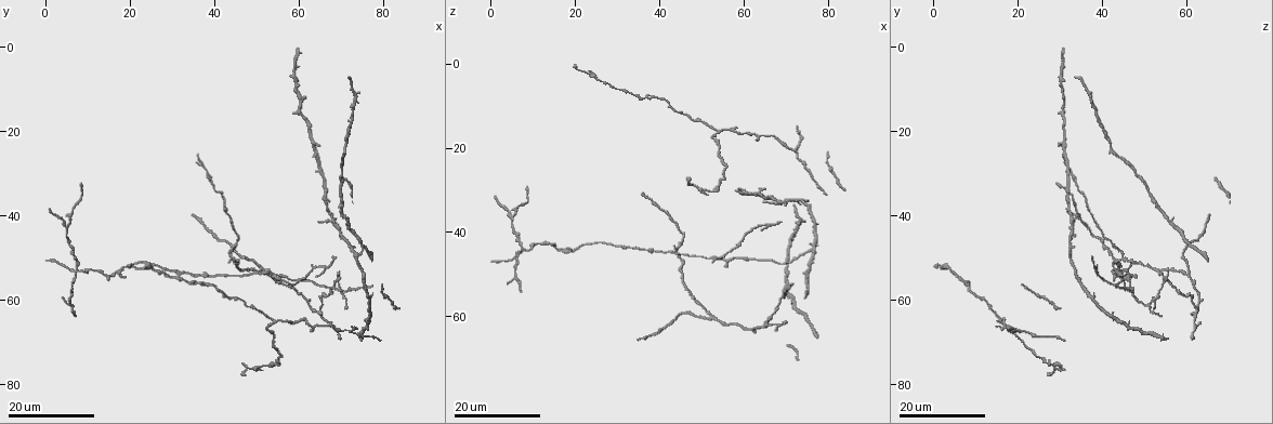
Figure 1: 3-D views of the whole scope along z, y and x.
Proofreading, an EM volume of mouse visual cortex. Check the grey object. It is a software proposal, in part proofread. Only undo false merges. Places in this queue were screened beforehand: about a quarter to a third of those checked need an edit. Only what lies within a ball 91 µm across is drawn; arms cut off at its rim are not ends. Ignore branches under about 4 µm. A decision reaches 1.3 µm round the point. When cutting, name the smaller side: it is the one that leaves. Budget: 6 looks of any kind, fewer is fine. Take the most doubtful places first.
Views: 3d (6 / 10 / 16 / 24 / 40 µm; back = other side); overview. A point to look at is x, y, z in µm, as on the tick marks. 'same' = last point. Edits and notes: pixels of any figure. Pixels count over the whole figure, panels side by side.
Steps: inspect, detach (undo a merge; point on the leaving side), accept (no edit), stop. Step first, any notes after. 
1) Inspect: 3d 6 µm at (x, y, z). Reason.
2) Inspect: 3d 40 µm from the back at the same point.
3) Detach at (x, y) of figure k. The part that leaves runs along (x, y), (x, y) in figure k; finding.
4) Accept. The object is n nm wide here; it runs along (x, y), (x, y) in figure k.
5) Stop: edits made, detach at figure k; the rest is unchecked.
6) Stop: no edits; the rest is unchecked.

Inspect: 3d 16 µm at (68.5, 55.5, 55.5). Four or more arms meet.

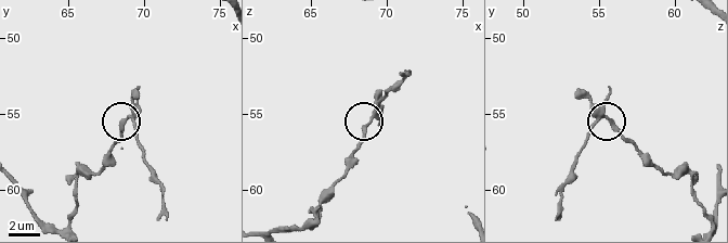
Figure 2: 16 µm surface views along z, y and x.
Inspect: 3d 10 µm at (69.0, 55.2, 55.6).

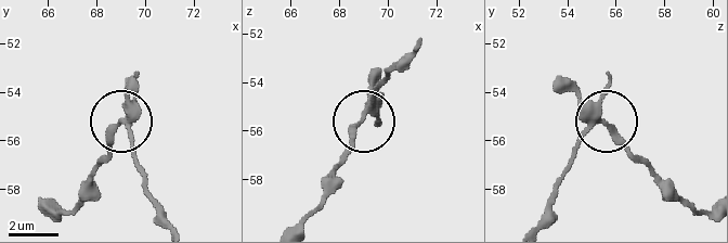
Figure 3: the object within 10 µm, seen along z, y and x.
Detach at (377, 125) of figure 3. The object is 280 nm wide here; the part that leaves runs along (373, 111), (381, 84), (414, 50) in figure 3; two cells meet here.

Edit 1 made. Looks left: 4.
Inspect: 3d 16 µm at (5.0, 42.0, 36.5). Three arms meet.

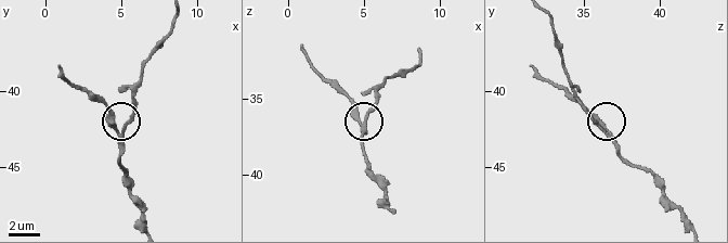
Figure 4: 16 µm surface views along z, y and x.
Inspect: 3d 6 µm at (5.0, 42.6, 36.4).

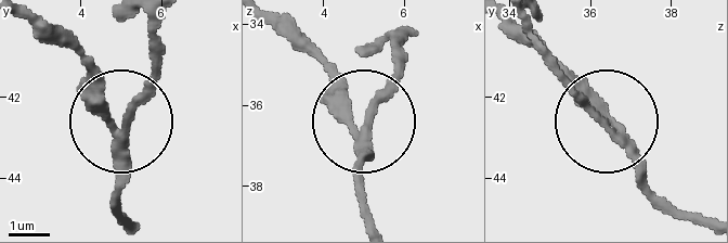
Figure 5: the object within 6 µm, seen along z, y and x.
Accept. The side arm is 8 µm long; it runs along (368, 217), (362, 128), (345, 82), (310, 45) in figure 5; all the same cell.

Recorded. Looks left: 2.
Inspect: 3d 16 µm at (53.0, 54.0, 60.0). A fork.

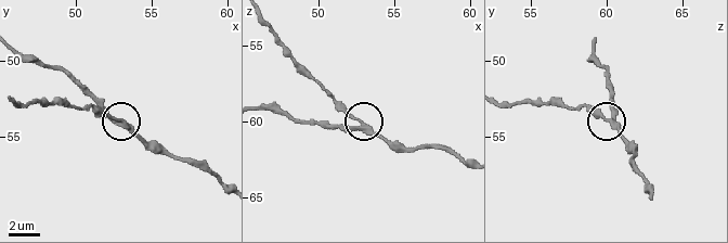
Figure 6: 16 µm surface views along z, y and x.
Inspect: 3d 10 µm at (52.8, 54.0, 60.0).

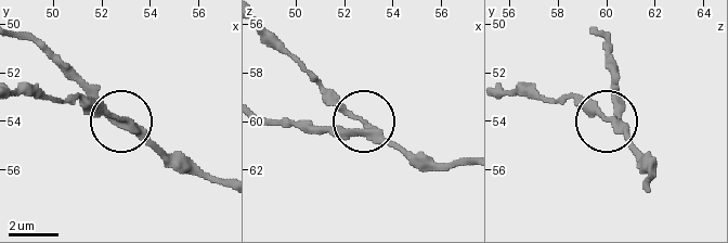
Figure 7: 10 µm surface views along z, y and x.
Accept. The side arm is 26 µm long; it runs along (219, 180), (163, 162), (60, 64) in figure 7; continuous, no second cell.

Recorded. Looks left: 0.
Stop: edits made, detach at figure 3; the rest is unchecked.

